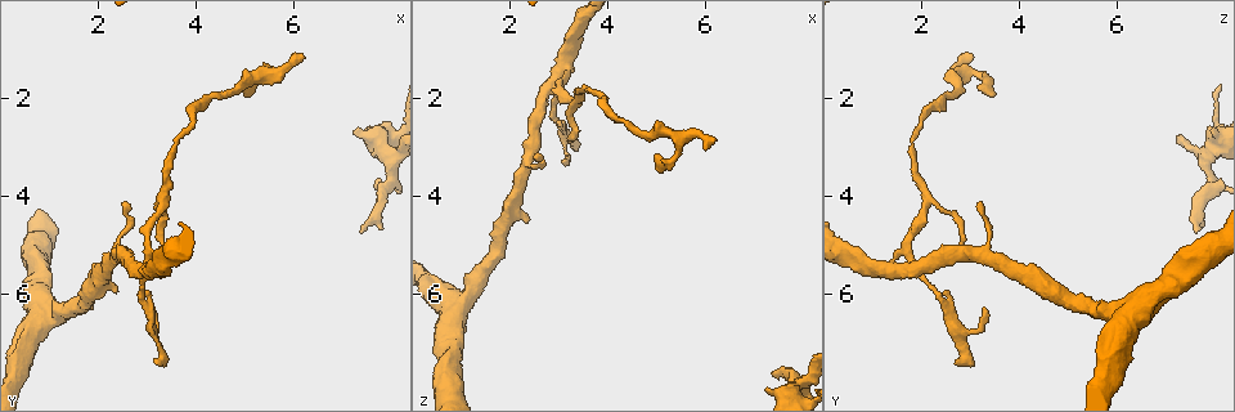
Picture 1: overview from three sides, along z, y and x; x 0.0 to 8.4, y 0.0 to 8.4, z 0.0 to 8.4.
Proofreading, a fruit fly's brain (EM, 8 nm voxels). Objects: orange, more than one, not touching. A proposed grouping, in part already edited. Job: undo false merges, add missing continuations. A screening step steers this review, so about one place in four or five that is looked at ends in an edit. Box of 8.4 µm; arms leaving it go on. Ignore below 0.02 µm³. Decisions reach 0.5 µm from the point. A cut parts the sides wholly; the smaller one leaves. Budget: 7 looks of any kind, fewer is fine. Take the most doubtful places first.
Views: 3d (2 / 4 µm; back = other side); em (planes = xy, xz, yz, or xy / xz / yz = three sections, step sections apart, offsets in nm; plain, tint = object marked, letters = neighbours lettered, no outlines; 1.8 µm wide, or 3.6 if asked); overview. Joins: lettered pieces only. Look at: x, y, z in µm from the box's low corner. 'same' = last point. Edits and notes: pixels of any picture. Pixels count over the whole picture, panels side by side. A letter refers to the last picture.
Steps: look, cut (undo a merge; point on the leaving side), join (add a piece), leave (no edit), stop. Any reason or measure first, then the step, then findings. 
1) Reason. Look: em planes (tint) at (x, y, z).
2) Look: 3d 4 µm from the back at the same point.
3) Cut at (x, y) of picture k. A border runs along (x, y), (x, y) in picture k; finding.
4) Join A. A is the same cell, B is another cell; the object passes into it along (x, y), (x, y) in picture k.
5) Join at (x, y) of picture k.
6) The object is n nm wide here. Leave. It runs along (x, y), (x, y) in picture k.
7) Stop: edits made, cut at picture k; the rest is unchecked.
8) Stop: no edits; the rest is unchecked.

Branch stops here. Look: 3d 2 µm at (7.30, 4.75, 7.70).

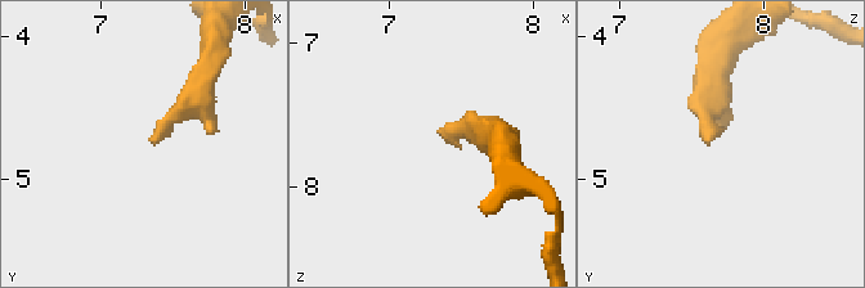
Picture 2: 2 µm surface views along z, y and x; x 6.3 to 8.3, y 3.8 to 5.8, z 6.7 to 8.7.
Look: em xy step 16 (letters) at (7.36, 4.74, 7.66).

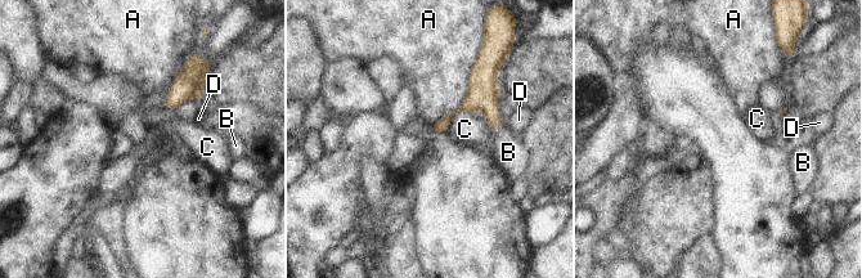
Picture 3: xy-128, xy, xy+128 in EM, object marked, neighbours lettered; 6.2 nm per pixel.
Join B. B is the same cell, A, C and D are other cells; the object passes into it along (483, 92), (497, 128), (508, 152) in picture 3; the neuron continues.

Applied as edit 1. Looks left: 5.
Tapers out. Look: 3d 2 µm at (3.40, 7.45, 3.10).

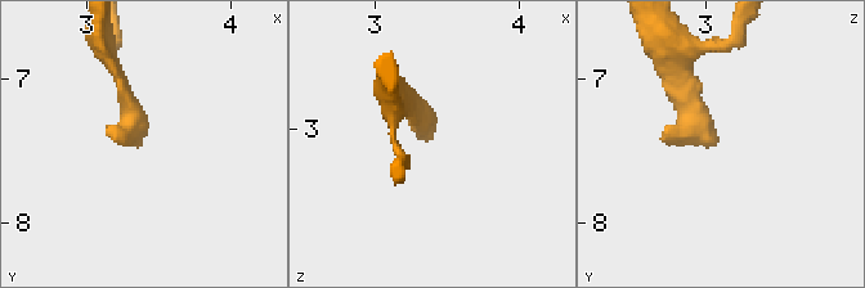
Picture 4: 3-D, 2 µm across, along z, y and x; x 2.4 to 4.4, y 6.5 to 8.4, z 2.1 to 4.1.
Look: em planes (letters) at (3.40, 7.44, 3.04).

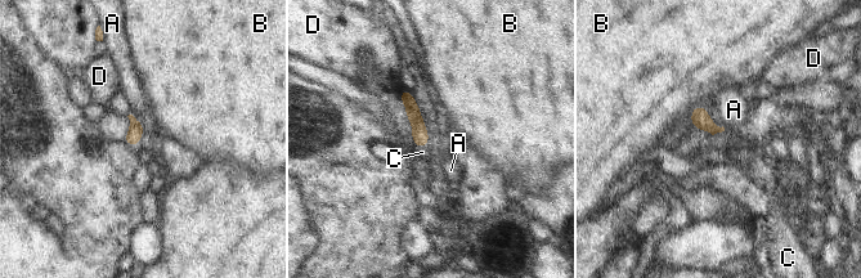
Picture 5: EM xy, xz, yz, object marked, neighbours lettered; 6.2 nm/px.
Join C. C is the same cell, A, B and D are other cells; the object passes into it along (420, 135), (421, 146), (422, 152) in picture 5; the neuron continues.

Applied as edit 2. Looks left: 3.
Branch stops here. Look: em xz step 16 (tint) at (7.30, 2.60, 7.90).

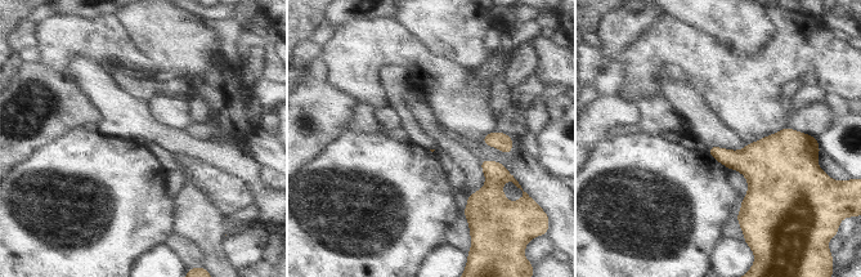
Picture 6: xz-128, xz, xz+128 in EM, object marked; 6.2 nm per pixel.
Look: em xz step 16 (letters) at the same point.

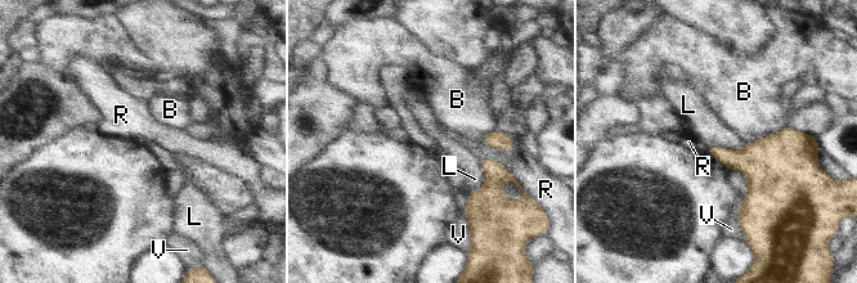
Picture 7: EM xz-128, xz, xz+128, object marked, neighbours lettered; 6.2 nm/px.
Leave. B, L, R and V are other cells; a border runs along (479, 160), (485, 183), (469, 193) in picture 7; none of them fits.

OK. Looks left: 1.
Stop: edits made, join at picture 3, join at picture 5; the rest is unchecked.

